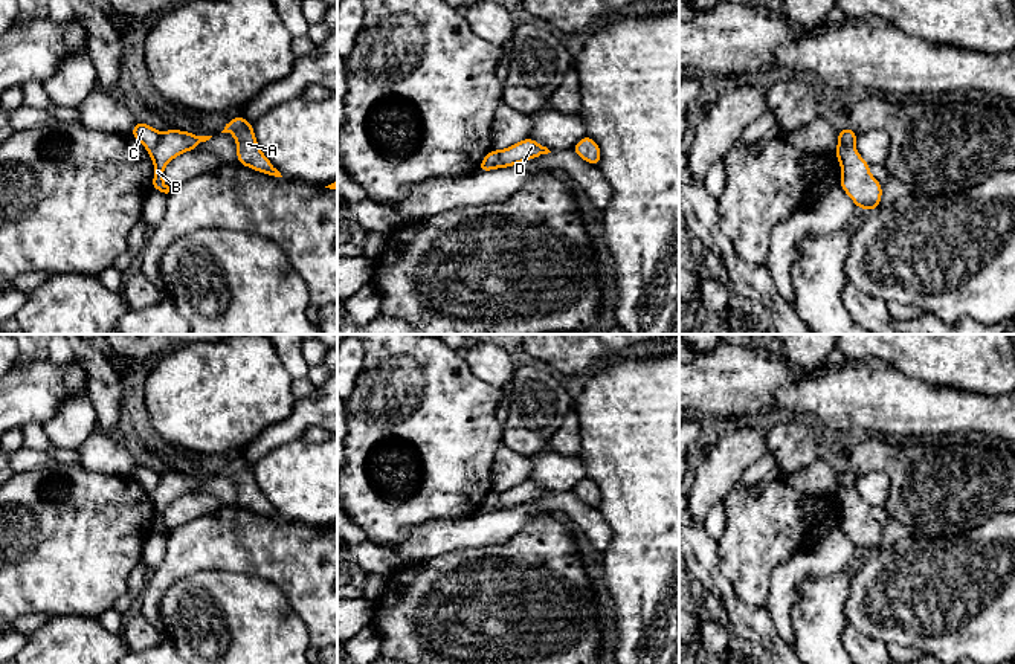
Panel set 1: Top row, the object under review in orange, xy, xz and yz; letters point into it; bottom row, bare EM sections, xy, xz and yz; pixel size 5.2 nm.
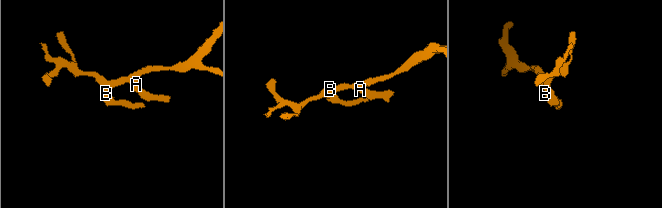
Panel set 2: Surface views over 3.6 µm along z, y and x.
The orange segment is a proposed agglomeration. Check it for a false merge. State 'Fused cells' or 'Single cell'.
Fused cells

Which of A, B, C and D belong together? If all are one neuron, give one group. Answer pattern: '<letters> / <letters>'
A B D / C

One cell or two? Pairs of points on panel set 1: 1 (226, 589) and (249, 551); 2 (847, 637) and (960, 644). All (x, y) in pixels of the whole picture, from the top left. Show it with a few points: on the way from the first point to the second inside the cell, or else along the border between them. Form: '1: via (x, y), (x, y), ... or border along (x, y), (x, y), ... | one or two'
1: border along (200, 570), (238, 571), (270, 582) | two
2: border along (847, 622), (884, 644) | two

